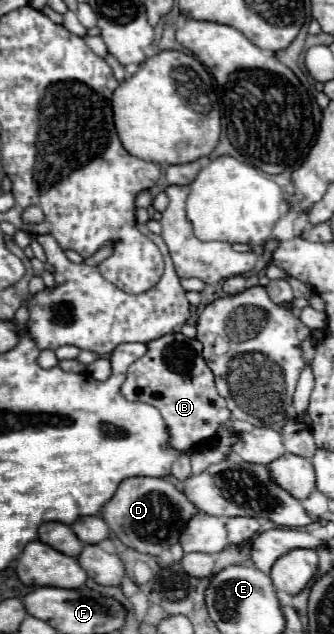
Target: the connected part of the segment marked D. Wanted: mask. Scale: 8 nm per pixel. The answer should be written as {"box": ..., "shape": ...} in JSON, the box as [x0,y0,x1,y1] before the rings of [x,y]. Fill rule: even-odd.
{"box":[100,478,196,556],"shape":[[[126,478],[120,482],[114,496],[102,506],[100,516],[110,530],[130,548],[160,556],[178,542],[186,522],[196,514],[196,506],[164,478]]]}

